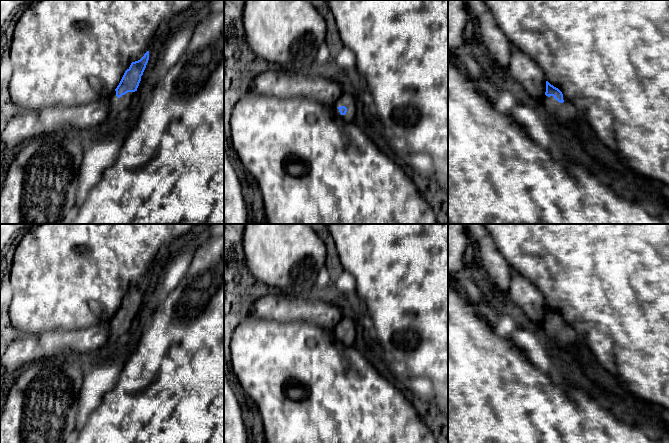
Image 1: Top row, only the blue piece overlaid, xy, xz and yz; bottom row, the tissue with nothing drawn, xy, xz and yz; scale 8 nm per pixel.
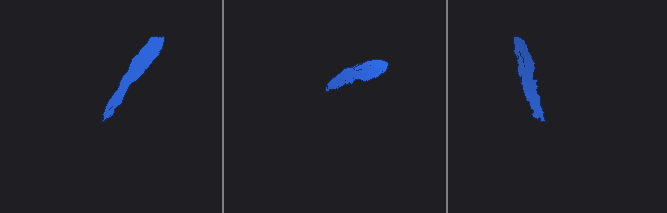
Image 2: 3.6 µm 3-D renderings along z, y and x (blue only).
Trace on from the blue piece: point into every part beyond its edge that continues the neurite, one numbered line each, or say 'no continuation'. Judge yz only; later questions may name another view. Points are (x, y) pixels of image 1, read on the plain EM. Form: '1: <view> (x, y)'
1: yz (563, 337)

